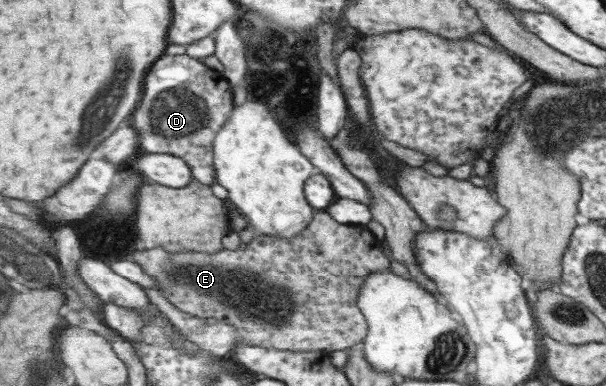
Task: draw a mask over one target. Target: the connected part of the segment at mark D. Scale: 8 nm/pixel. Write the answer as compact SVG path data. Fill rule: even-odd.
M186 53L181 55L160 55L148 70L148 82L144 82L144 98L136 105L136 114L132 114L130 124L134 129L140 130L138 145L142 153L170 154L177 156L190 167L192 178L205 185L211 186L214 180L214 150L213 143L220 129L227 124L228 117L232 114L232 94L226 78L221 72L209 69L204 63L199 62Z

